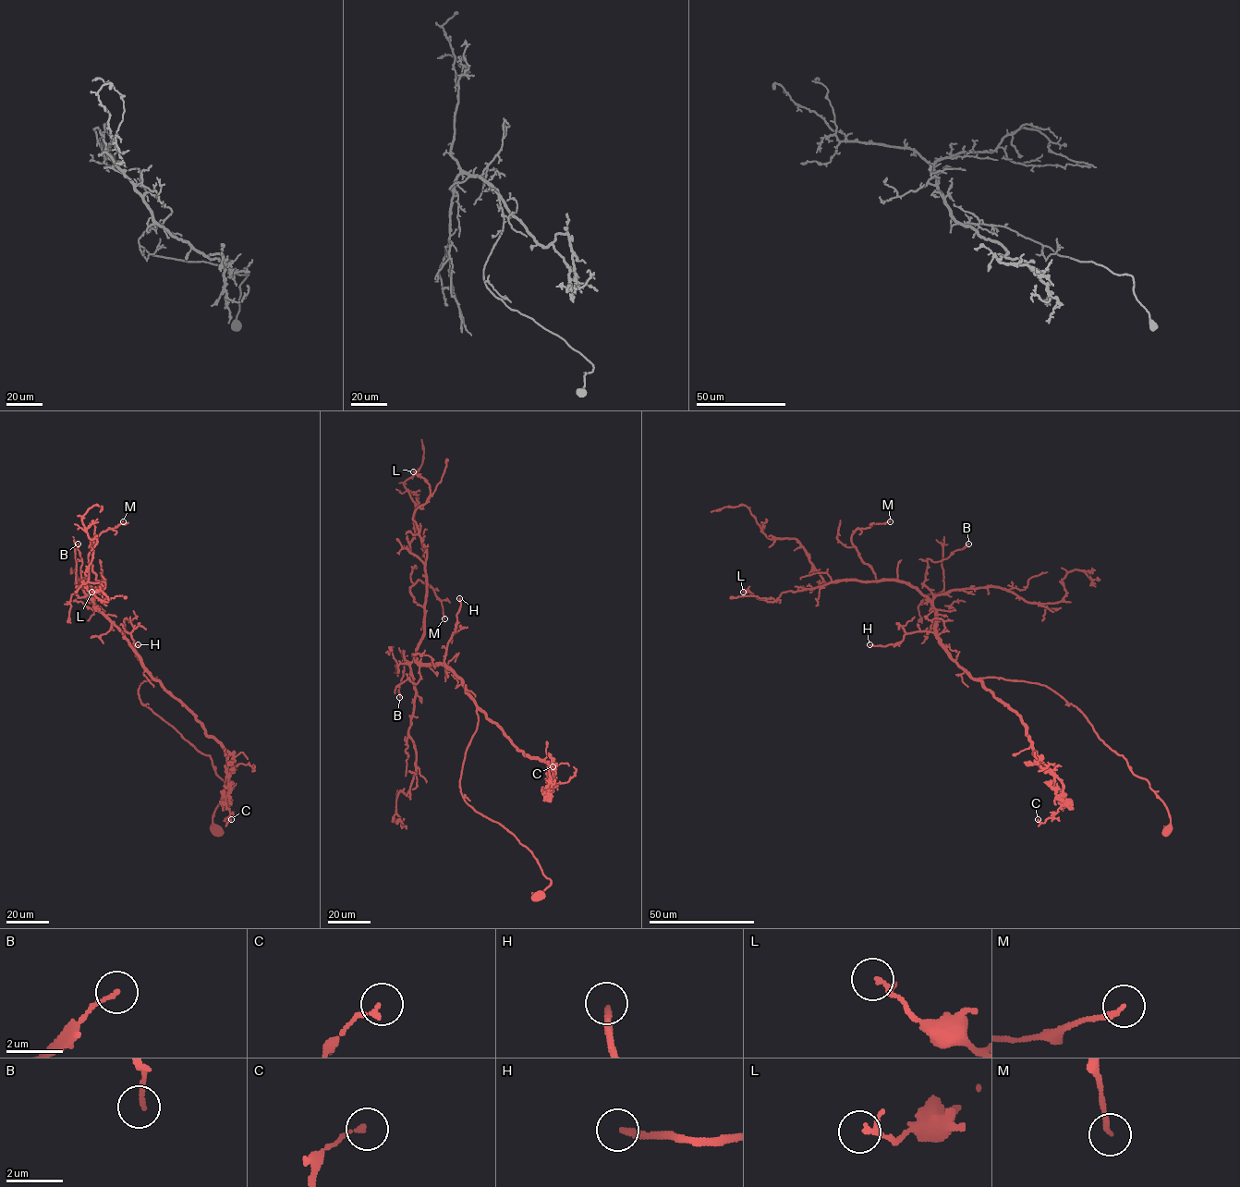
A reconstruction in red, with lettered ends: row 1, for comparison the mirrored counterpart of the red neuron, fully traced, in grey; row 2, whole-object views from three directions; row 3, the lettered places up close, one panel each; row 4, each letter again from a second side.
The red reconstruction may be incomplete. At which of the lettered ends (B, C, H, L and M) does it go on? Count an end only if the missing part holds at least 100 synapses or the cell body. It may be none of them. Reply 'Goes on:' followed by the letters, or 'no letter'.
Goes on: no letter

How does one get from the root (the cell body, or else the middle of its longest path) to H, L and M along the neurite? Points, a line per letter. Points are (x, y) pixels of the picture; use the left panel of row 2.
H: (215, 828), (212, 813), (229, 789), (208, 754), (141, 703), (140, 683), (156, 678), (123, 632), (138, 644)
L: (215, 828), (229, 789), (141, 703), (156, 678), (95, 606), (104, 580), (91, 591), (107, 602), (91, 592)
M: (215, 828), (229, 789), (141, 703), (156, 678), (93, 602), (103, 580), (89, 554), (123, 521)

